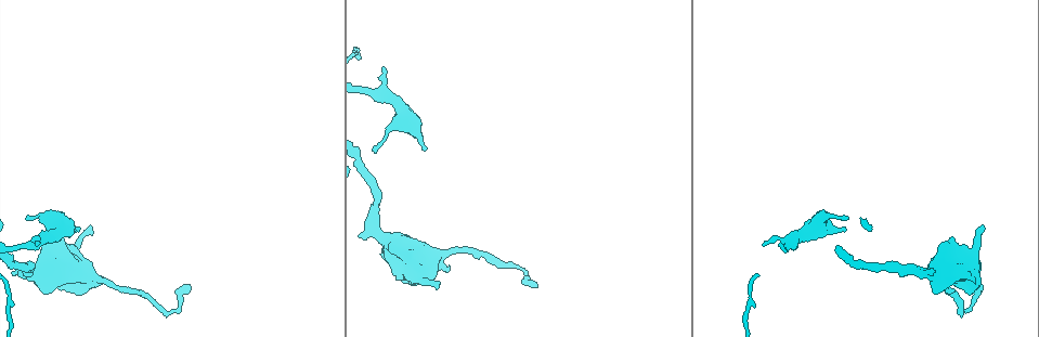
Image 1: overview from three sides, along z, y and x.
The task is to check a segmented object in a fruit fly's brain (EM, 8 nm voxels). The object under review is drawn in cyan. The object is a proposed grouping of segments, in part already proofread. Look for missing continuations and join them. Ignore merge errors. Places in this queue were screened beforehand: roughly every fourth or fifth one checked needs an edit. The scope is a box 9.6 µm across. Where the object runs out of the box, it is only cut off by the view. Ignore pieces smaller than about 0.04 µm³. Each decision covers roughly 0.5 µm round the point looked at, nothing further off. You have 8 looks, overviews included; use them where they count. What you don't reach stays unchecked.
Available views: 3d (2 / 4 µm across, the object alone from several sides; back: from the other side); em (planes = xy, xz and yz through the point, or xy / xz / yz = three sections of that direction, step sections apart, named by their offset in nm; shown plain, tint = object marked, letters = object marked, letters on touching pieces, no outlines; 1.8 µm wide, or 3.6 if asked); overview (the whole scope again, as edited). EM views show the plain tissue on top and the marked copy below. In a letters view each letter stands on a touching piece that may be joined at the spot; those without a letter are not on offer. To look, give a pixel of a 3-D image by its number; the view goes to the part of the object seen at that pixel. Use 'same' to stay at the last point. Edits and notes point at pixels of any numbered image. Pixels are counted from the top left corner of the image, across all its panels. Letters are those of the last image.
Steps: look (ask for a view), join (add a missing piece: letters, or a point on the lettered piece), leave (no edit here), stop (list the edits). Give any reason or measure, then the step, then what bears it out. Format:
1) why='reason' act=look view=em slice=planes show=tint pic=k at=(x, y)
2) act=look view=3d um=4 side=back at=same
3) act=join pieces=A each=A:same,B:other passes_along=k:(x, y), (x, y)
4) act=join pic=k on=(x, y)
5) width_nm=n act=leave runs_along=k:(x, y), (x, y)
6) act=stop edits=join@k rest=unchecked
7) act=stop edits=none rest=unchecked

why='branch stops here' act=look view=3d um=4 pic=1 at=(763, 245)

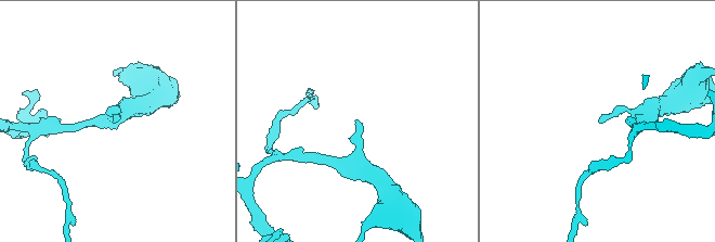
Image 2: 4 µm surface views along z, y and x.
why='now the EM' act=look view=em slice=planes show=letters pic=2 at=(600, 120)

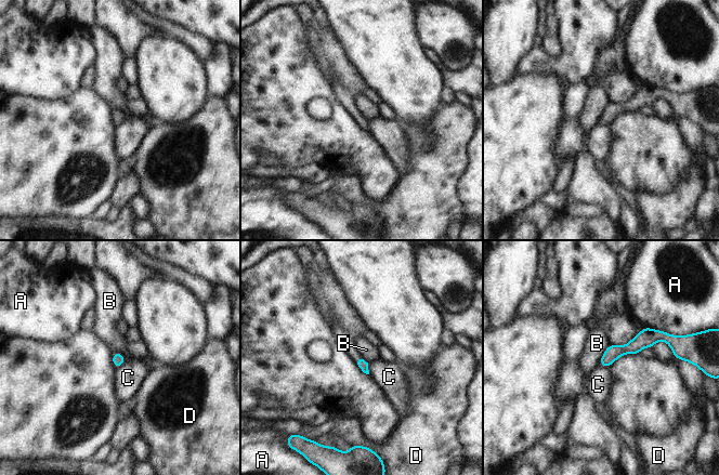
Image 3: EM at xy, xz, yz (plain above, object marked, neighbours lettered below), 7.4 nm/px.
act=leave each=A:other,B:other,C:other,D:other runs_along=3:(664, 337), (648, 337), (602, 361) found='no lettered piece goes on from it'

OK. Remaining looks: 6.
why='branch stops here' act=look view=em slice=xy step=16 show=tint pic=1 at=(427, 149)

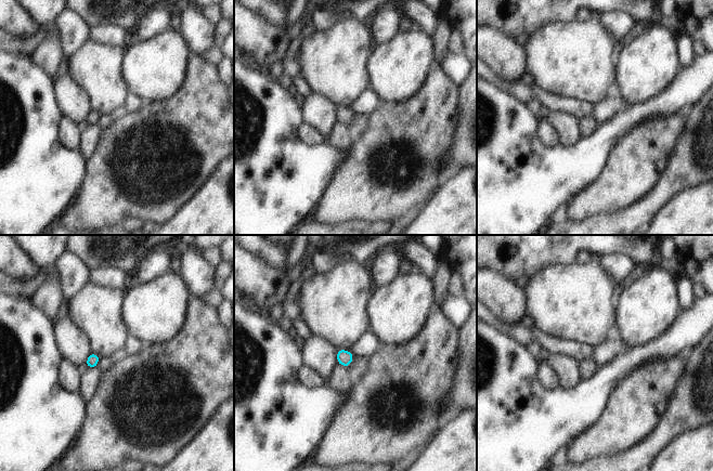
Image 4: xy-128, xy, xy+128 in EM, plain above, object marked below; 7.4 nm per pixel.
why='another direction' act=look view=em slice=planes show=letters at=same

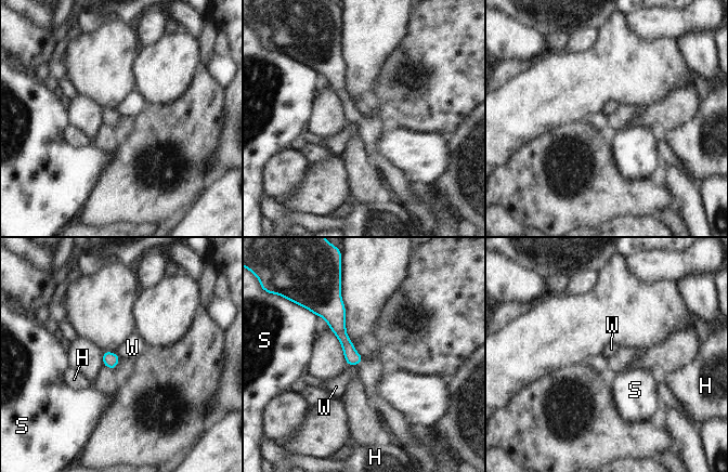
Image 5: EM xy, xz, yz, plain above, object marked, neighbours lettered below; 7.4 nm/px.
longest_contact=S:90nm act=leave each=H:other,S:other,W:other border=5:(348, 364), (355, 366) found='none of them fits'

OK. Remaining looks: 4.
why='free end' act=look view=em slice=yz step=8 show=letters pic=1 at=(439, 287)

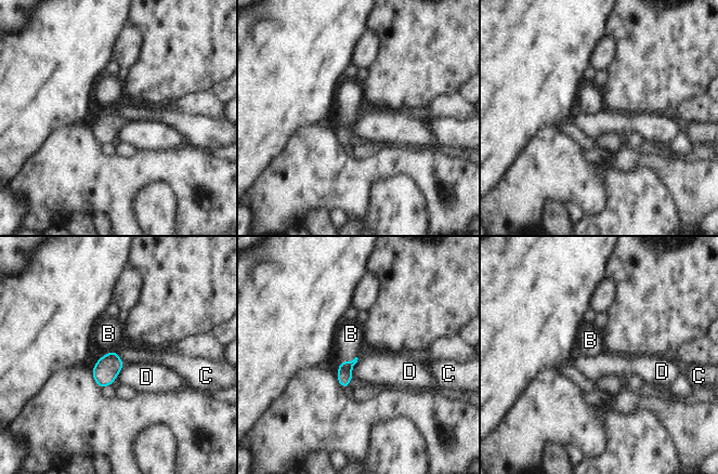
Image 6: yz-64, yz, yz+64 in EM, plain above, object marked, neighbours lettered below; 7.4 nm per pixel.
act=look view=em slice=planes show=letters at=same

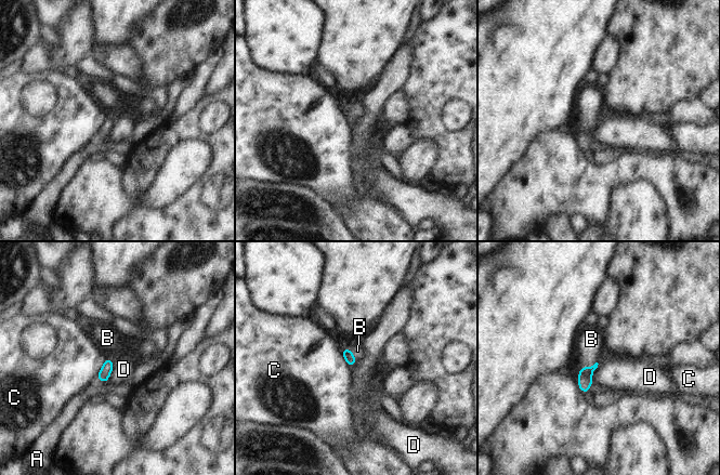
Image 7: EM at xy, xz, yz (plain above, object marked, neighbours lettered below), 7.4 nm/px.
act=join pieces=B each=A:other,B:same,C:other,D:other passes_along=7:(585, 381), (589, 367), (591, 339) found='the neuron continues'

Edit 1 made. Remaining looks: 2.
act=stop edits=join@7 rest=unchecked

